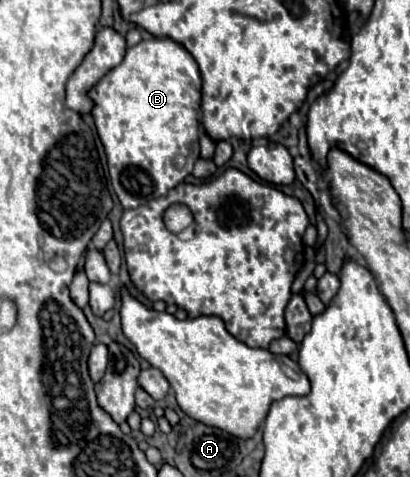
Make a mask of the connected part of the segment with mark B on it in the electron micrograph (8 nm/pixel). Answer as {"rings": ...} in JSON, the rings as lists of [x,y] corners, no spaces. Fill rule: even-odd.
{"rings":[[[151,37],[151,39],[145,39],[141,43],[137,43],[135,47],[129,47],[127,53],[125,53],[125,59],[113,67],[91,91],[89,91],[89,97],[93,99],[95,107],[93,107],[93,119],[95,119],[95,125],[97,125],[97,133],[99,133],[99,139],[105,147],[105,153],[107,153],[107,165],[109,165],[109,175],[111,175],[111,185],[113,185],[113,191],[115,195],[119,197],[121,205],[125,209],[133,209],[133,207],[139,207],[141,203],[147,203],[149,199],[159,199],[163,195],[167,195],[173,187],[177,187],[191,171],[193,171],[193,165],[195,161],[199,159],[199,103],[201,103],[201,73],[199,73],[199,67],[195,63],[195,59],[189,55],[189,51],[175,43],[173,39],[157,39],[157,37]],[[177,155],[183,155],[185,157],[185,165],[183,167],[175,167],[173,165],[173,159]]]}

